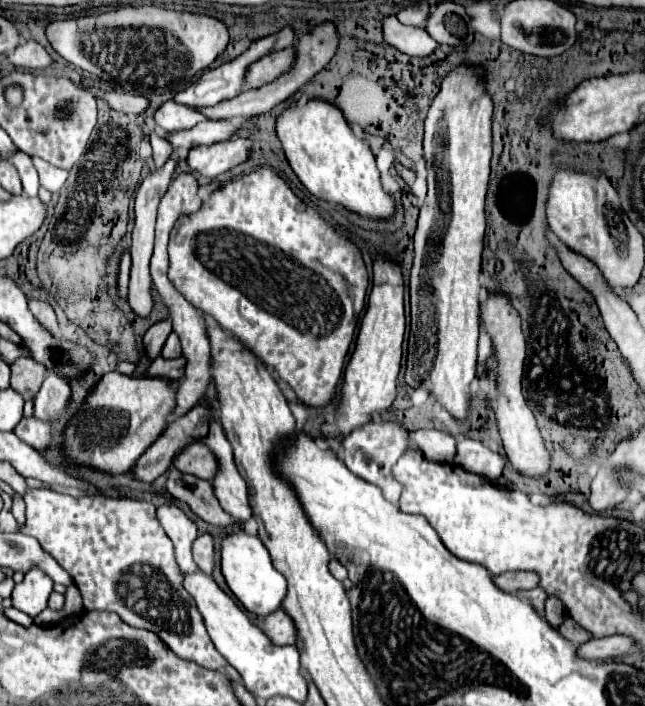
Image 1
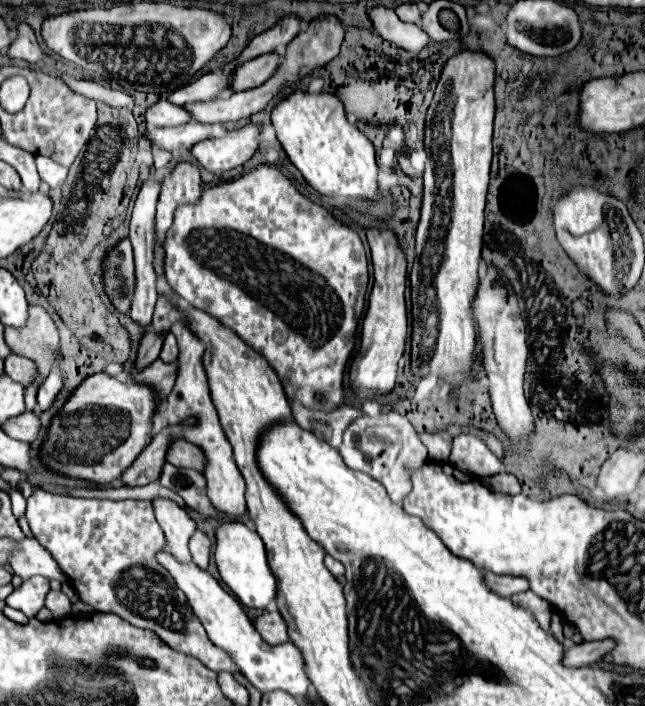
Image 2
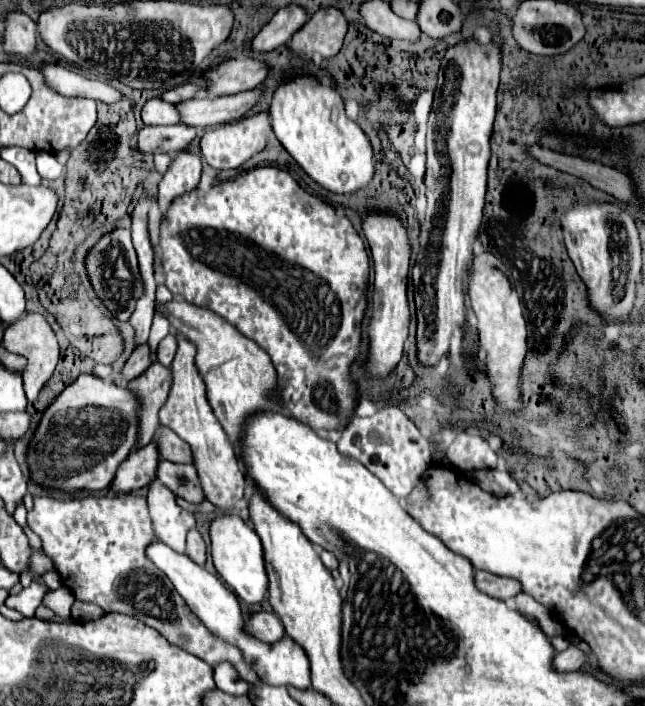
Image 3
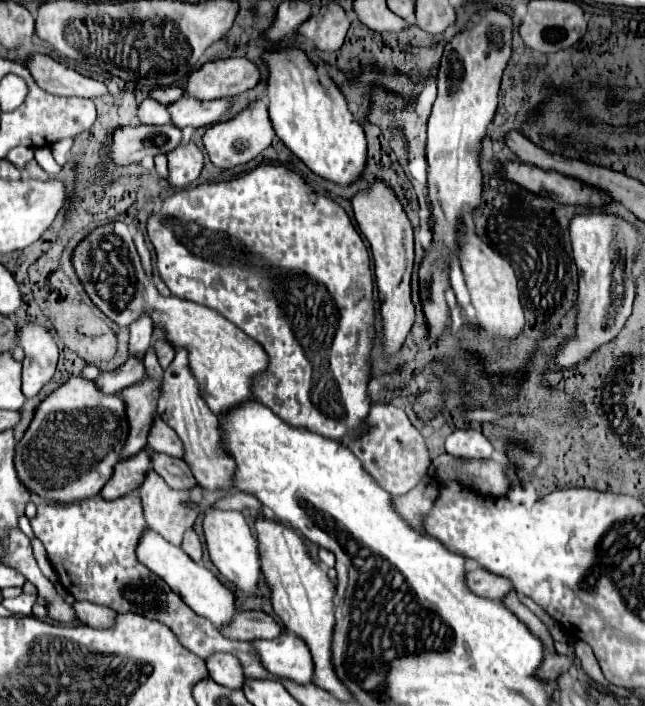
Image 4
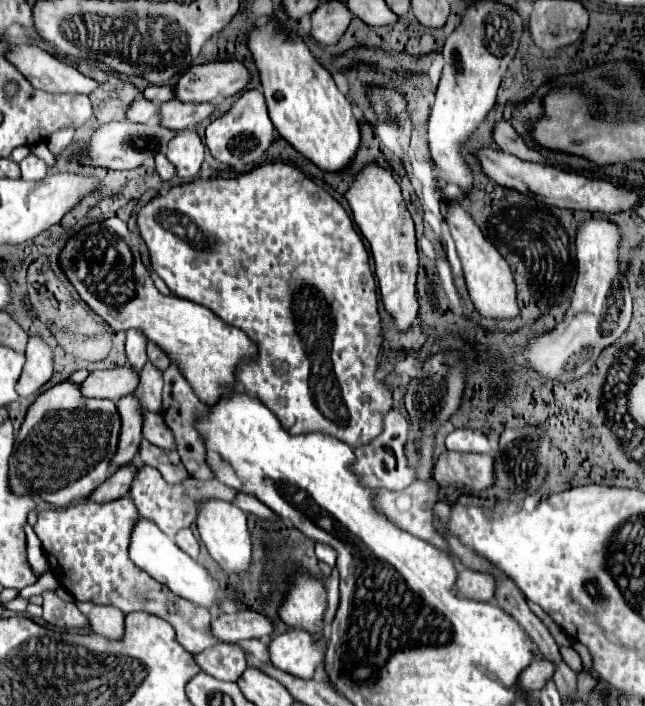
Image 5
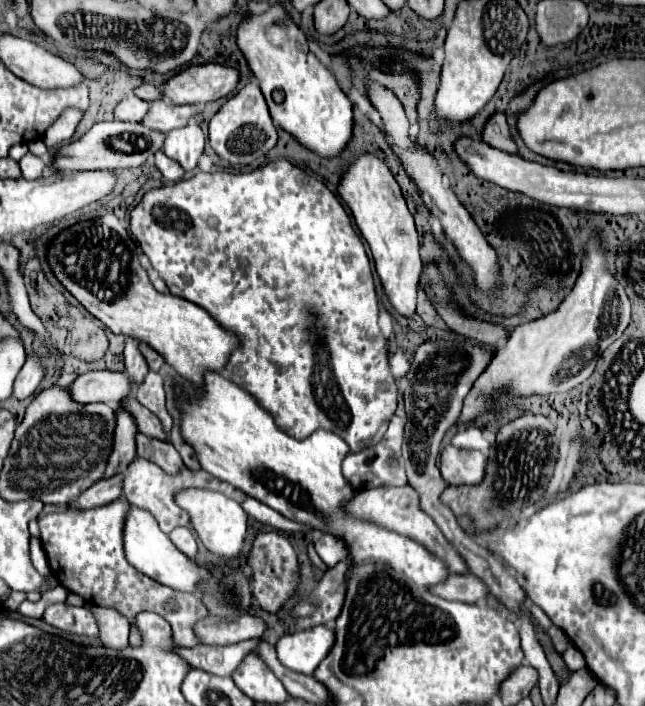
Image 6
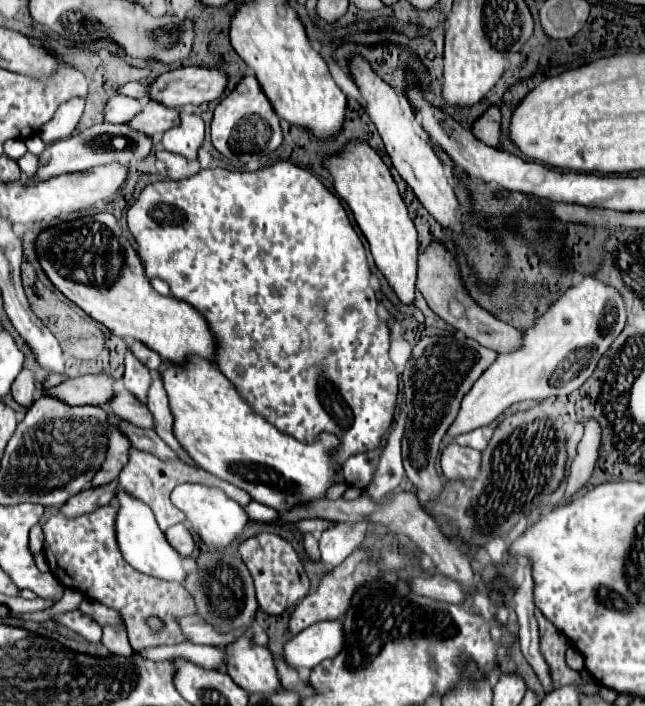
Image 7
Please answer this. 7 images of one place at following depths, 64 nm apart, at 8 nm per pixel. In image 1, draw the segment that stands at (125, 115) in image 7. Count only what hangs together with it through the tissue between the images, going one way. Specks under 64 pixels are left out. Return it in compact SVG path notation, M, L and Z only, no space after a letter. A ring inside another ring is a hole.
M168 100L168 102L162 104L160 110L156 110L154 120L156 120L158 128L172 134L172 132L194 128L196 124L200 124L208 118L204 114L200 114L198 110L194 110L194 108L188 108L188 106L176 104L174 100Z

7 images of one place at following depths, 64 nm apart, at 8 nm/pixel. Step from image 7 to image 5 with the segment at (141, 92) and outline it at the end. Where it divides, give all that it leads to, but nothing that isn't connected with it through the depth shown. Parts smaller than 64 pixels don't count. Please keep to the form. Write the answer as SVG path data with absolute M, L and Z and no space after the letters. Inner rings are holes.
M148 86L144 90L144 98L162 104L162 102L168 102L174 98L174 90L170 86Z

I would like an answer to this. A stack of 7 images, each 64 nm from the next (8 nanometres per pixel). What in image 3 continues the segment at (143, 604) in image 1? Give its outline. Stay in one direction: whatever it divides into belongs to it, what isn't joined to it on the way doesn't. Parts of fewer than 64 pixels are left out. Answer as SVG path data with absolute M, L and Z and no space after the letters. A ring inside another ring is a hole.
M94 494L62 500L54 496L34 496L28 526L40 536L42 548L54 560L62 584L76 600L92 602L104 612L134 616L142 624L156 628L170 644L198 656L208 666L216 668L220 662L230 662L244 680L256 682L256 674L244 664L240 650L212 636L192 614L188 604L184 604L176 588L172 588L168 576L144 556L144 548L148 548L152 540L158 540L152 532L146 498Z

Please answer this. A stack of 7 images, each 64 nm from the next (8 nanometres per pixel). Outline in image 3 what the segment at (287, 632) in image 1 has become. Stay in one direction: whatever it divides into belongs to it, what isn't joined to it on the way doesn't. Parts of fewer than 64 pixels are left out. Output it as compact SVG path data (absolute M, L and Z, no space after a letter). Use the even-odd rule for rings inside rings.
M258 612L246 620L246 630L258 640L274 644L286 636L280 618L274 612Z

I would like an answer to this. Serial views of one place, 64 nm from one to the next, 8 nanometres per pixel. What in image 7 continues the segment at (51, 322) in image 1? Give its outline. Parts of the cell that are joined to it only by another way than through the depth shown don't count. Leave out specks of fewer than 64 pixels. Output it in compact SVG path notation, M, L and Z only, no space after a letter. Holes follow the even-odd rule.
M22 368L22 372L18 374L18 378L12 384L12 396L18 404L28 408L34 402L34 392L36 392L34 372L30 368Z

